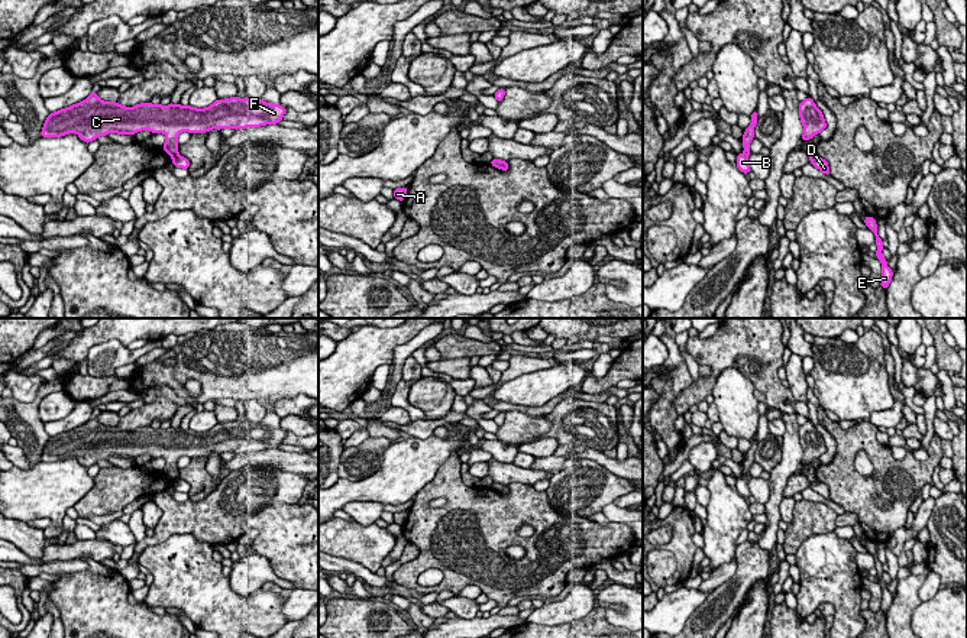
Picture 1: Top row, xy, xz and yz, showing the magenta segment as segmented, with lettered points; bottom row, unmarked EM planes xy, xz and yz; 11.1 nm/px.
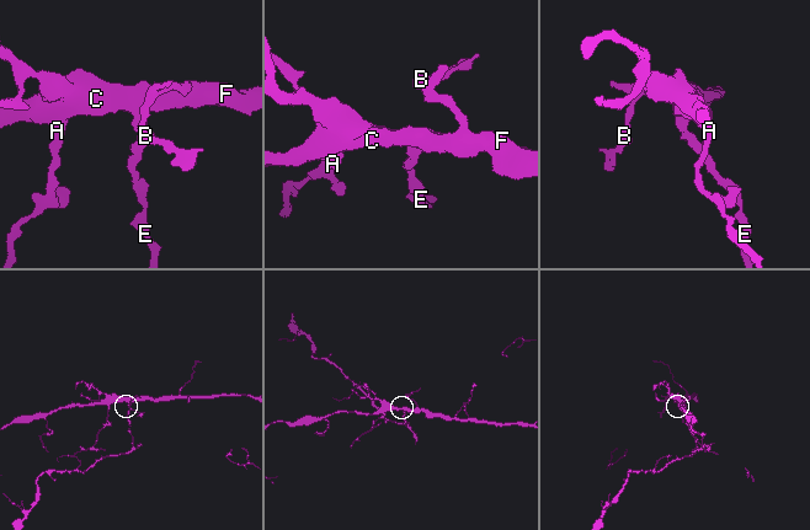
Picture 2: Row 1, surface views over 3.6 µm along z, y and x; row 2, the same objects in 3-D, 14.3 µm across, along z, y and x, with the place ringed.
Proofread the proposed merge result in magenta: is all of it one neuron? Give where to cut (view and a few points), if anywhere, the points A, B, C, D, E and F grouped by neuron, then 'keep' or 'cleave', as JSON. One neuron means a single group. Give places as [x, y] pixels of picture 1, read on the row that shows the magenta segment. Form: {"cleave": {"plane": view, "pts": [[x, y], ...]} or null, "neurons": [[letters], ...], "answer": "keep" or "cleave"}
{"cleave": {"plane": "xy", "pts": [[180, 155], [172, 159]]}, "neurons": [["A", "B", "C", "F"], ["D", "E"]], "answer": "cleave"}

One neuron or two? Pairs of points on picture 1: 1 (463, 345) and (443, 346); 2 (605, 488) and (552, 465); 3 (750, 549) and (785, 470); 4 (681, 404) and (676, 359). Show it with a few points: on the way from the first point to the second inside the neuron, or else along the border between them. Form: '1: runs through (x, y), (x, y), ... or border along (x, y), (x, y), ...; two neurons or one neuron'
1: runs through (459, 346), (448, 346); one neuron
2: border along (563, 469), (556, 472); two neurons
3: border along (757, 534), (757, 543), (769, 553); two neurons
4: border along (692, 381), (673, 401), (678, 415); two neurons

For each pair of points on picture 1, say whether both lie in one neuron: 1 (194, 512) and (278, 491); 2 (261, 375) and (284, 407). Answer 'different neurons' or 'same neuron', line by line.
1: same neuron
2: different neurons

